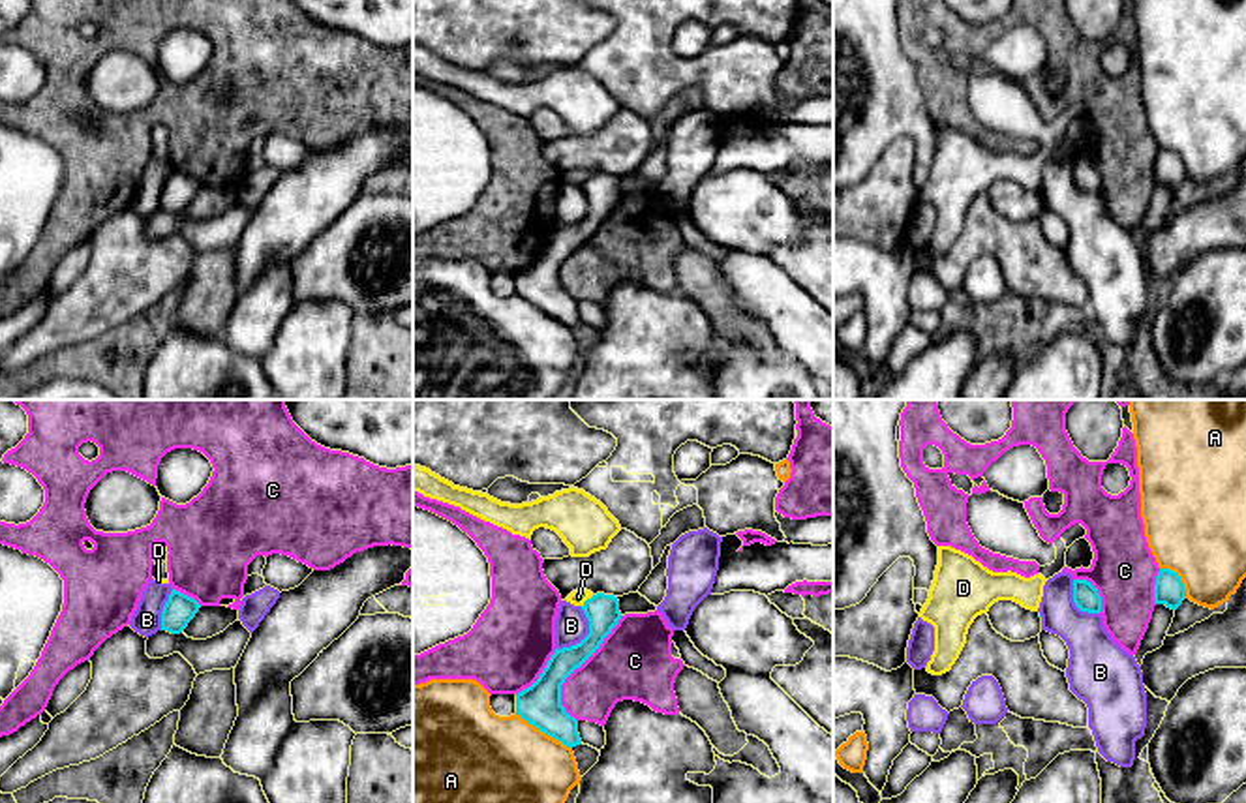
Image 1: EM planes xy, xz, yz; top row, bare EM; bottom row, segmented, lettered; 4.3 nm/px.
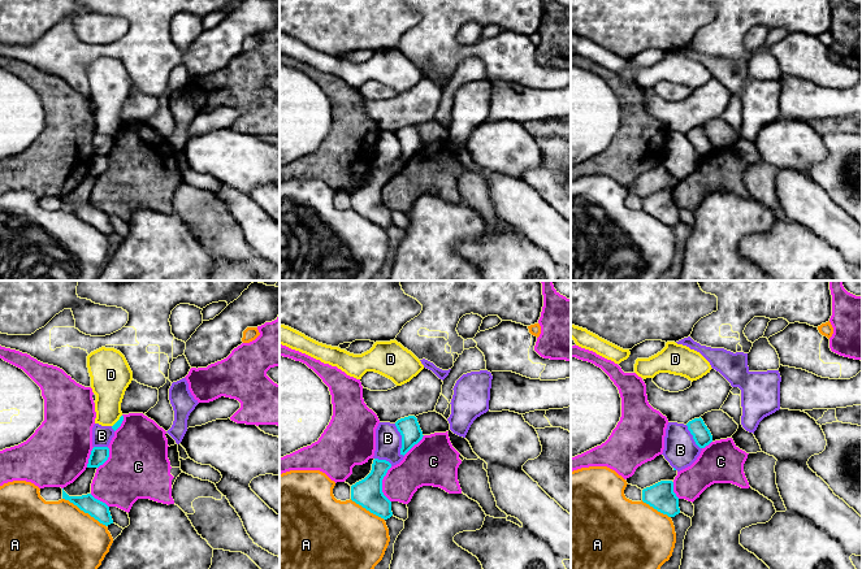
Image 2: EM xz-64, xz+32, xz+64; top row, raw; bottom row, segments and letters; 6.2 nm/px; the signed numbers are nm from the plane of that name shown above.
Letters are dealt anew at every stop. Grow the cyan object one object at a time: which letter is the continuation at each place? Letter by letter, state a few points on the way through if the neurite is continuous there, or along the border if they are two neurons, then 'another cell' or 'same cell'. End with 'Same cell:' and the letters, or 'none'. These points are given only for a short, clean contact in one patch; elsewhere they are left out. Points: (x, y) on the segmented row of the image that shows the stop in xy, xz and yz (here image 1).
A: another cell
B: another cell
C: another cell
D: border xz (593, 595), (582, 606); another cell
Same cell: none

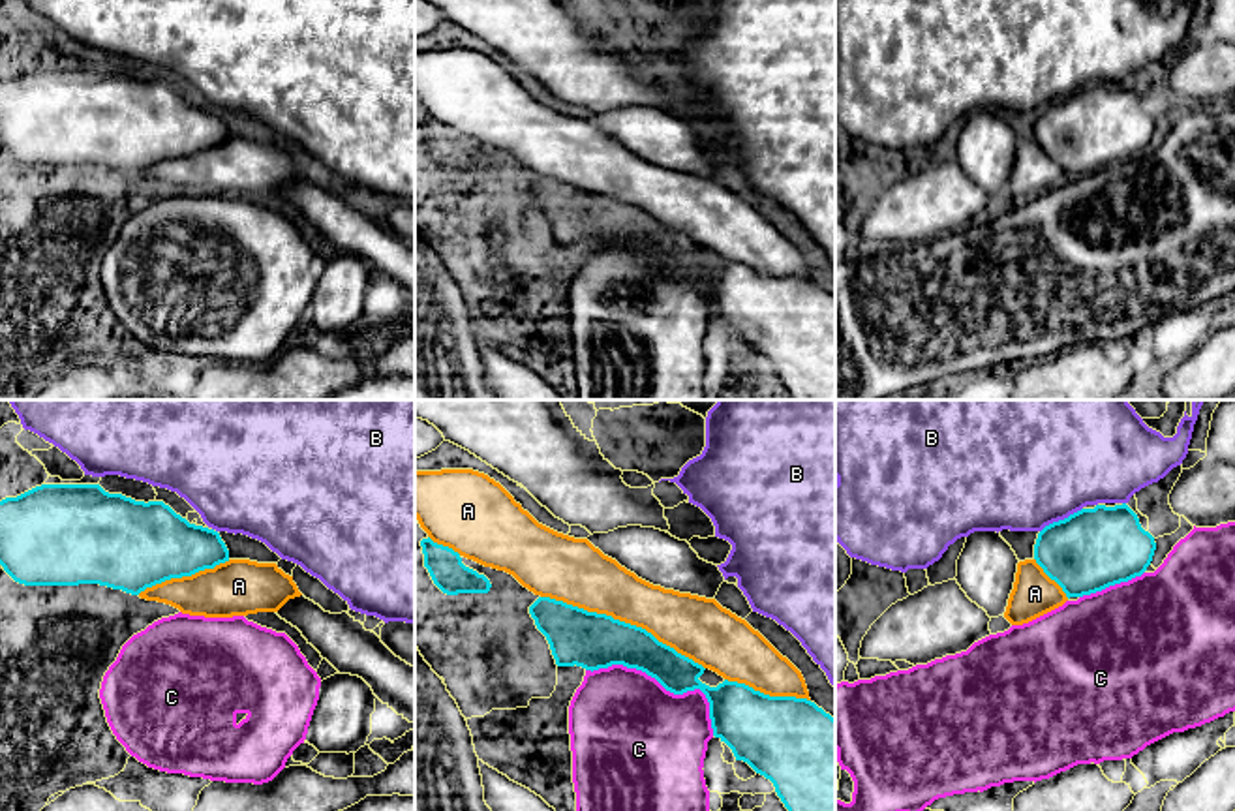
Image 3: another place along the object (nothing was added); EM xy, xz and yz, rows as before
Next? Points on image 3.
A: same cell
B: another cell
C: another cell
Same cell: A

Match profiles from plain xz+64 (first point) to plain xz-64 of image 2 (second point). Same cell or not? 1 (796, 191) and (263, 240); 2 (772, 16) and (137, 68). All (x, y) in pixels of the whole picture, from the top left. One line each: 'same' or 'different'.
1: same
2: same

